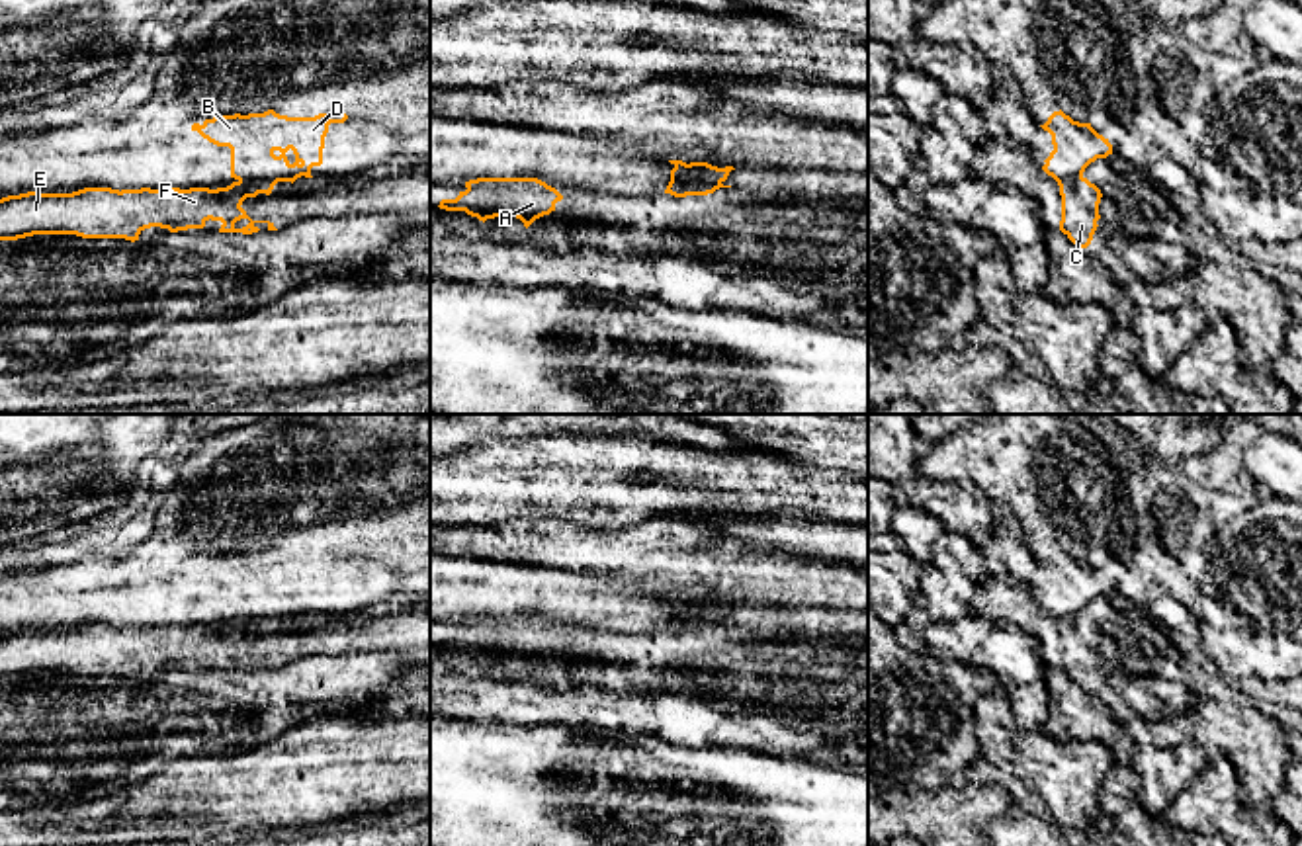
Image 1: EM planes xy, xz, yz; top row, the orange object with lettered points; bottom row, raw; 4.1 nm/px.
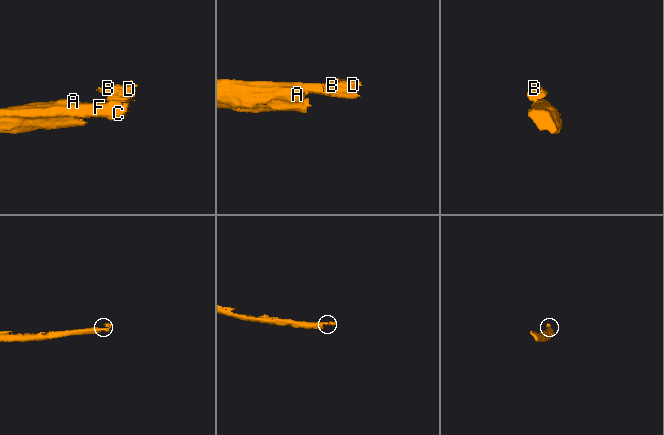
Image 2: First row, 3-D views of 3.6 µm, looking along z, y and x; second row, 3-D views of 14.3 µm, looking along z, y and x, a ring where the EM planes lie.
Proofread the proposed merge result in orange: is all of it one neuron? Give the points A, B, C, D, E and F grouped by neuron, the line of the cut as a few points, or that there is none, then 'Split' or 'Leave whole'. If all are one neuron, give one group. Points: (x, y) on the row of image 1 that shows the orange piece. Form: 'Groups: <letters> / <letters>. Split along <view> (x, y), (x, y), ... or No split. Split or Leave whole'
Groups: A C E F / B D. Split along xy (296, 176), (239, 182). Split

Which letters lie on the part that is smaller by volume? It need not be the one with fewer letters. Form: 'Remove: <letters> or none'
Remove: B, D

